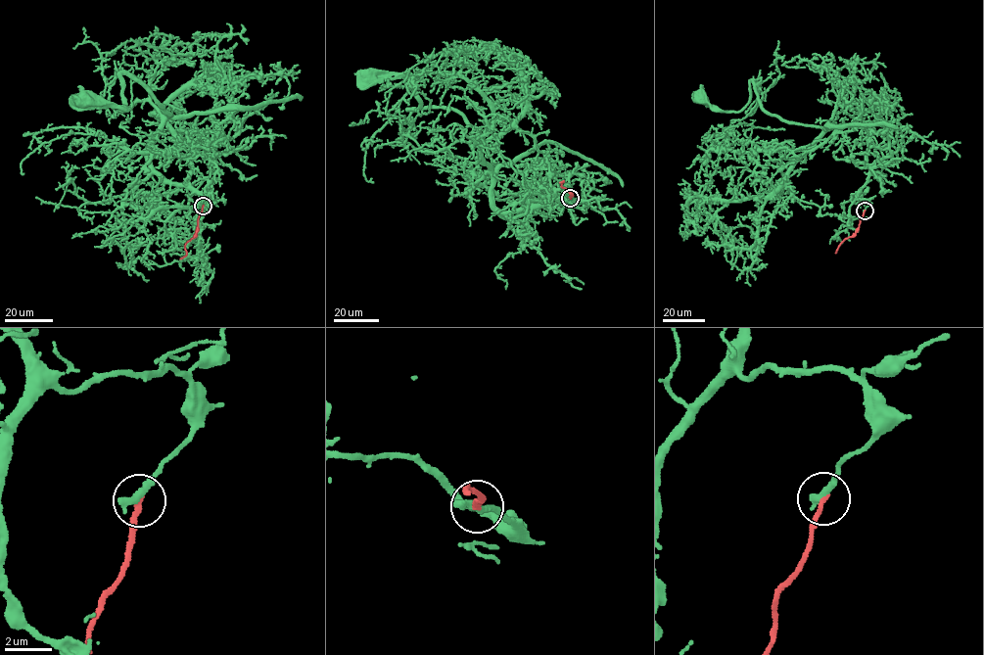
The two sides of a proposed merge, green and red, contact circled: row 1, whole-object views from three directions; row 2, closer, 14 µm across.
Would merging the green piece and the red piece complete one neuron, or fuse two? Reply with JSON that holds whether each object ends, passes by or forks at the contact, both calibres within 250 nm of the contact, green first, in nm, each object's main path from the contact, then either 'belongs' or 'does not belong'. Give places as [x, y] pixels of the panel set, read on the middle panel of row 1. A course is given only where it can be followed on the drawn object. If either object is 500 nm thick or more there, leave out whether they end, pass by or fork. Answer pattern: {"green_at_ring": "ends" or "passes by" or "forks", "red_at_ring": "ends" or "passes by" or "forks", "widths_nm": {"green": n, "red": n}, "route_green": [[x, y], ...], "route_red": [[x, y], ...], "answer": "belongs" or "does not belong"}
{"green_at_ring": "ends", "red_at_ring": "ends", "widths_nm": {"green": 400, "red": 200}, "route_green": [[570, 198], [501, 211], [478, 130], [452, 109], [409, 109], [420, 103], [408, 74], [367, 74]], "route_red": [[570, 198], [569, 192], [561, 185], [564, 181], [559, 182]], "answer": "does not belong"}

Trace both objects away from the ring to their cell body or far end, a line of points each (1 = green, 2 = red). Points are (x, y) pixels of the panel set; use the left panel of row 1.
1: (203, 206), (191, 160), (153, 113), (172, 116), (141, 83), (121, 73), (127, 111), (83, 100)
2: (203, 206), (198, 229), (185, 246), (186, 255), (180, 258)

